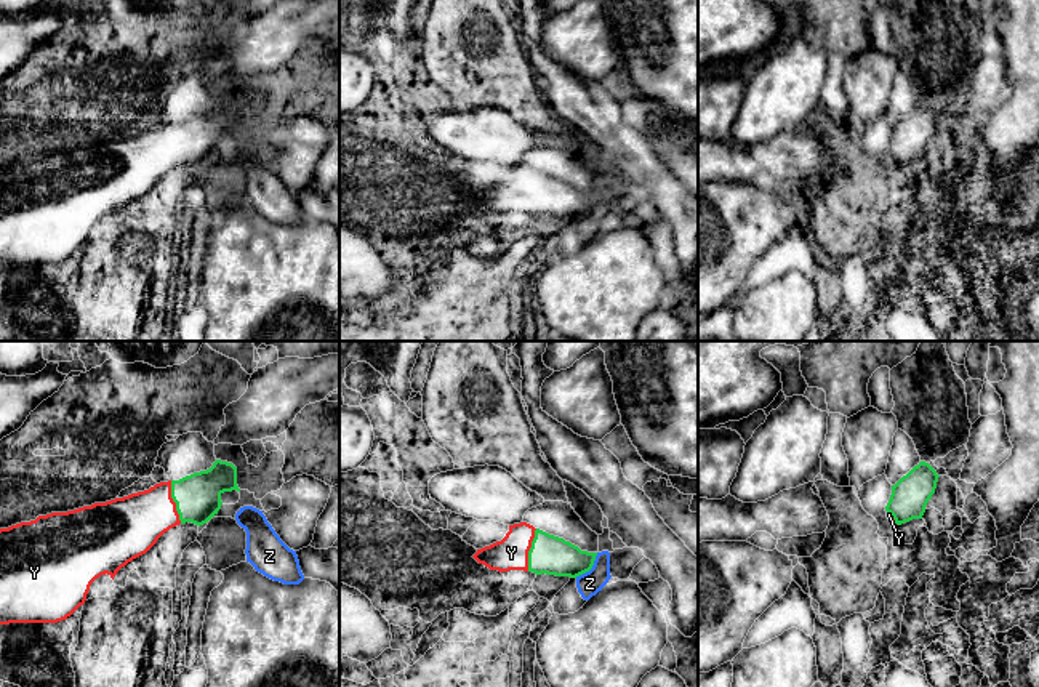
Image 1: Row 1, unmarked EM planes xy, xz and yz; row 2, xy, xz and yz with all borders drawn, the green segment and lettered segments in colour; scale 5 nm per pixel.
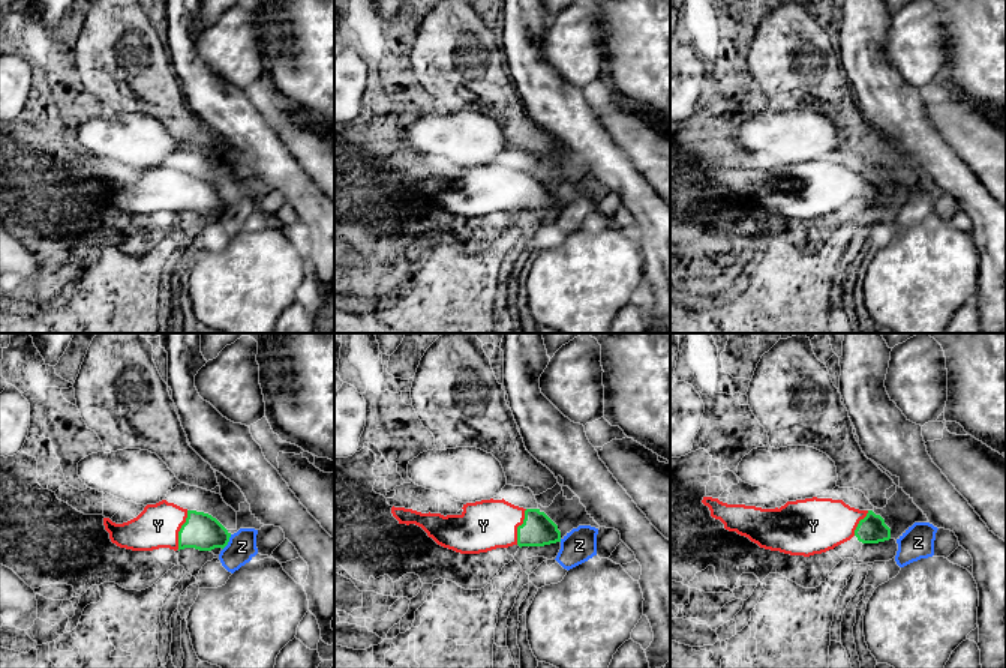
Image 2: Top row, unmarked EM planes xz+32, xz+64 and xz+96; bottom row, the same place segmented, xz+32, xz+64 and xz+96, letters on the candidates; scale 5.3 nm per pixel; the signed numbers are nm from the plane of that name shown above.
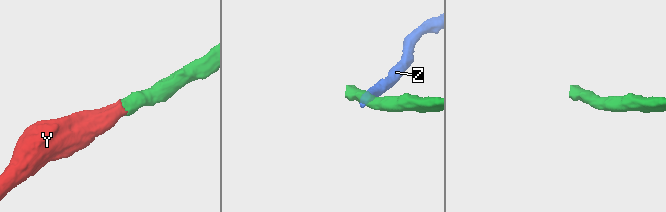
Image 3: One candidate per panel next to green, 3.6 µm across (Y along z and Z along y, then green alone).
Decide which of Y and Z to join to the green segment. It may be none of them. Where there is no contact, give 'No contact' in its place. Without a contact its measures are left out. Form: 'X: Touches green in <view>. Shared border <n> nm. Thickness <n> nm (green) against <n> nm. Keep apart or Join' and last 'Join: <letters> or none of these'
Y: Touches green in xy. Shared border 220 nm. Thickness 240 nm (green) against 300 nm. Join
Z: Touches green in xz. Shared border 170 nm. Thickness 200 nm (green) against 120 nm. Keep apart
Join: Y

